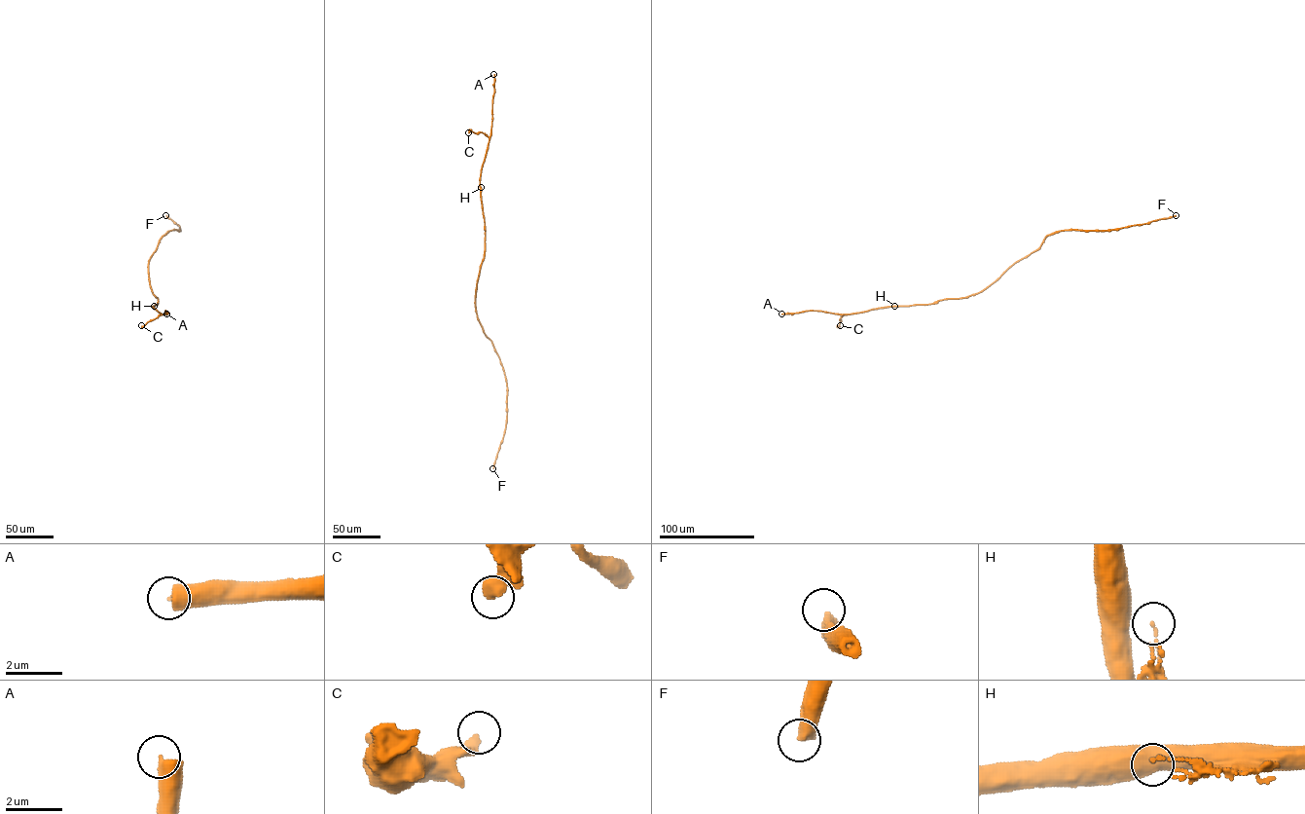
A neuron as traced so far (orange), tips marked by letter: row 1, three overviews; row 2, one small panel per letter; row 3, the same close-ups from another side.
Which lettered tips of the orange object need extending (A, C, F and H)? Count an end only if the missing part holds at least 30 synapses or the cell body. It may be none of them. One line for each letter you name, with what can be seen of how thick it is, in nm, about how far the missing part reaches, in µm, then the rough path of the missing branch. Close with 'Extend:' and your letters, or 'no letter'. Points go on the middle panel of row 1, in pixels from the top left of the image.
A: Thickness 600 nm. Missing length about 50 µm. Course of what is missing: (493, 74), (489, 47), (482, 34)
Extend: A

